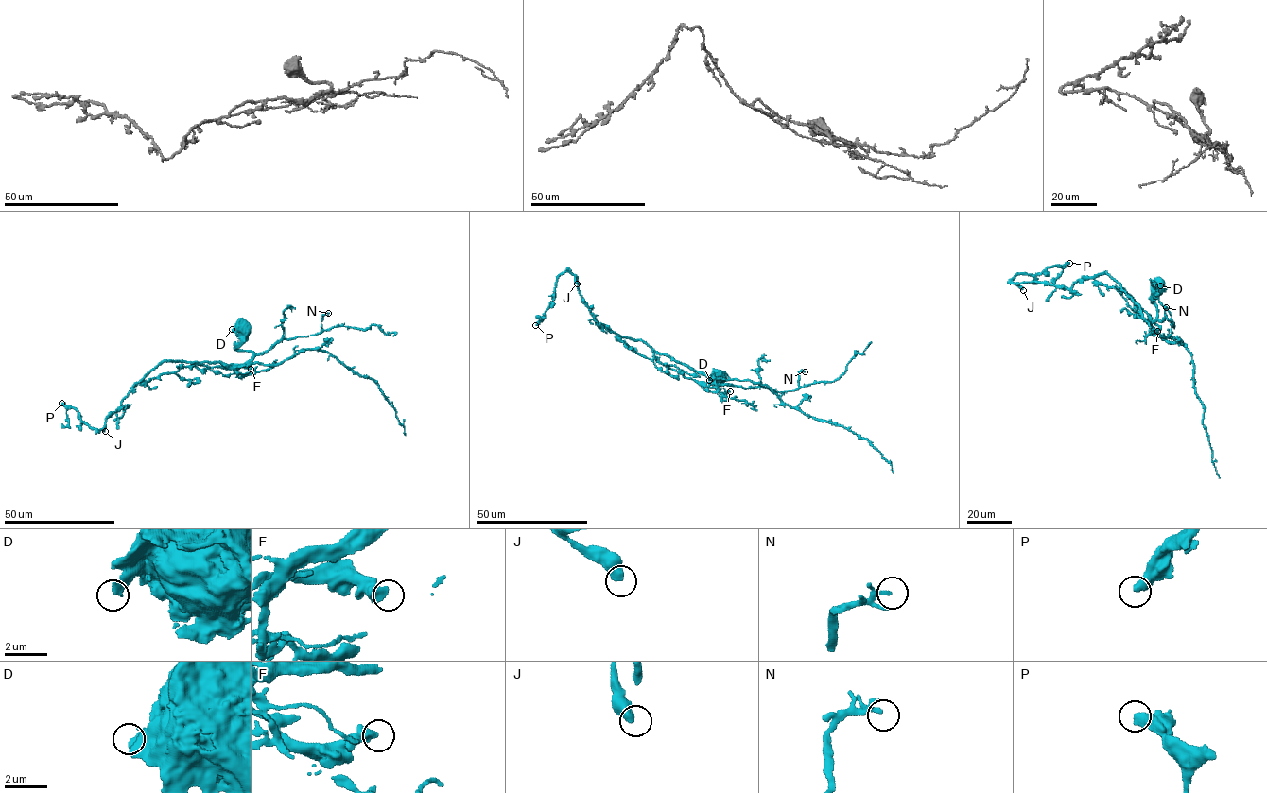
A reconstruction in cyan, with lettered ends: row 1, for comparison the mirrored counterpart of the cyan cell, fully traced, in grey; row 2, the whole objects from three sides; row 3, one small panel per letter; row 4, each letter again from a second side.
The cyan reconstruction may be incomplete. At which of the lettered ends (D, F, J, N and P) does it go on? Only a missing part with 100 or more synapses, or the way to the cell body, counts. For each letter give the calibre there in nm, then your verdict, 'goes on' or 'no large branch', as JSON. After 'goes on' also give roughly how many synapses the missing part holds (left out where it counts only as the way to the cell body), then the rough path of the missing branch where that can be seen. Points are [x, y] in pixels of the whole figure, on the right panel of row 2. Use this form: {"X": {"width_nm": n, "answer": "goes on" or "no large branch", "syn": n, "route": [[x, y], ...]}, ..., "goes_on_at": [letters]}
{"D": {"width_nm": 400, "answer": "no large branch"}, "F": {"width_nm": 500, "answer": "no large branch"}, "J": {"width_nm": 480, "answer": "no large branch"}, "N": {"width_nm": 110, "answer": "no large branch"}, "P": {"width_nm": 480, "answer": "goes on", "syn": 250}, "goes_on_at": ["P"]}

